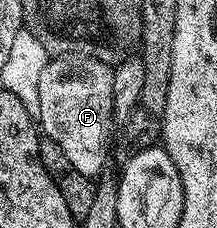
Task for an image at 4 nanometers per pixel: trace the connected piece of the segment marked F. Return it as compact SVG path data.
M89 61L80 63L73 75L63 75L56 65L42 73L38 127L66 153L70 165L78 173L99 176L109 166L108 138L112 135L112 73L111 66Z

